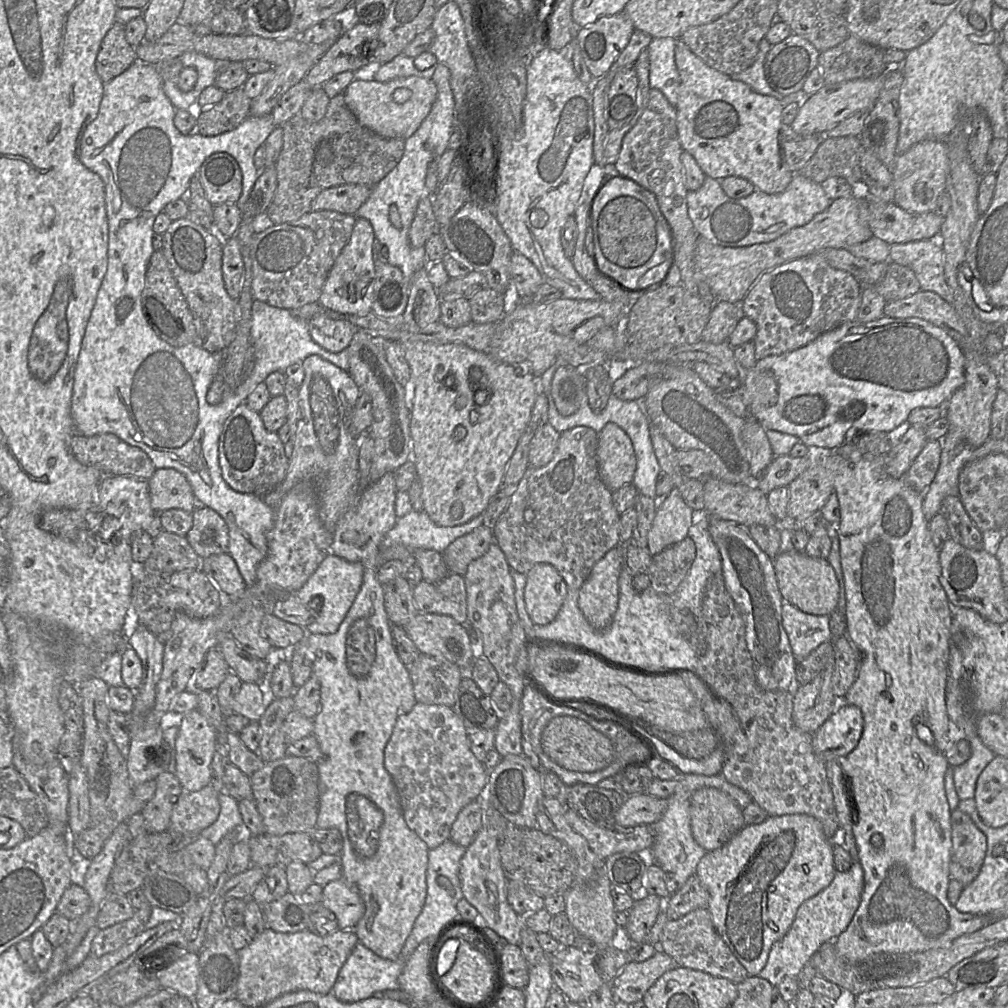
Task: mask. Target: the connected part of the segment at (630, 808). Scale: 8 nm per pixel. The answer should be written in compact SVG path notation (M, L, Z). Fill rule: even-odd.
M646 793L631 795L615 814L615 822L620 826L651 825L661 819L667 806L667 799Z

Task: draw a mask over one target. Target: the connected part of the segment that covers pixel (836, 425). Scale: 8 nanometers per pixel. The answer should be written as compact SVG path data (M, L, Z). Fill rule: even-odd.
M884 316L878 320L862 323L857 320L846 322L828 332L823 333L819 337L817 337L814 341L808 343L807 345L798 348L796 350L780 354L780 355L772 355L765 357L763 359L757 360L756 365L749 370L742 370L741 376L738 379L738 386L743 386L746 389L747 394L749 395L749 404L750 410L749 414L751 418L757 420L765 429L772 429L782 433L791 434L797 436L800 439L800 442L808 446L810 449L815 449L818 452L833 452L832 450L837 450L838 447L843 445L848 437L854 437L857 432L882 432L889 433L891 435L896 435L902 428L906 425L907 418L912 410L922 407L944 407L953 393L958 390L965 381L965 359L961 347L959 344L942 328L926 321L921 318L892 318Z

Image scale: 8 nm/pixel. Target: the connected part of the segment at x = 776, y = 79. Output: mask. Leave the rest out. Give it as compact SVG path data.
M792 33L773 45L766 56L764 73L769 86L783 97L802 91L811 71L819 66L819 55L820 52L808 40Z

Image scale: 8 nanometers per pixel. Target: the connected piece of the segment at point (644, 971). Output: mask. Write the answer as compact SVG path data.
M657 948L651 958L643 962L630 961L624 966L611 983L613 995L629 1005L641 1001L658 978L676 967L679 965L674 959Z

